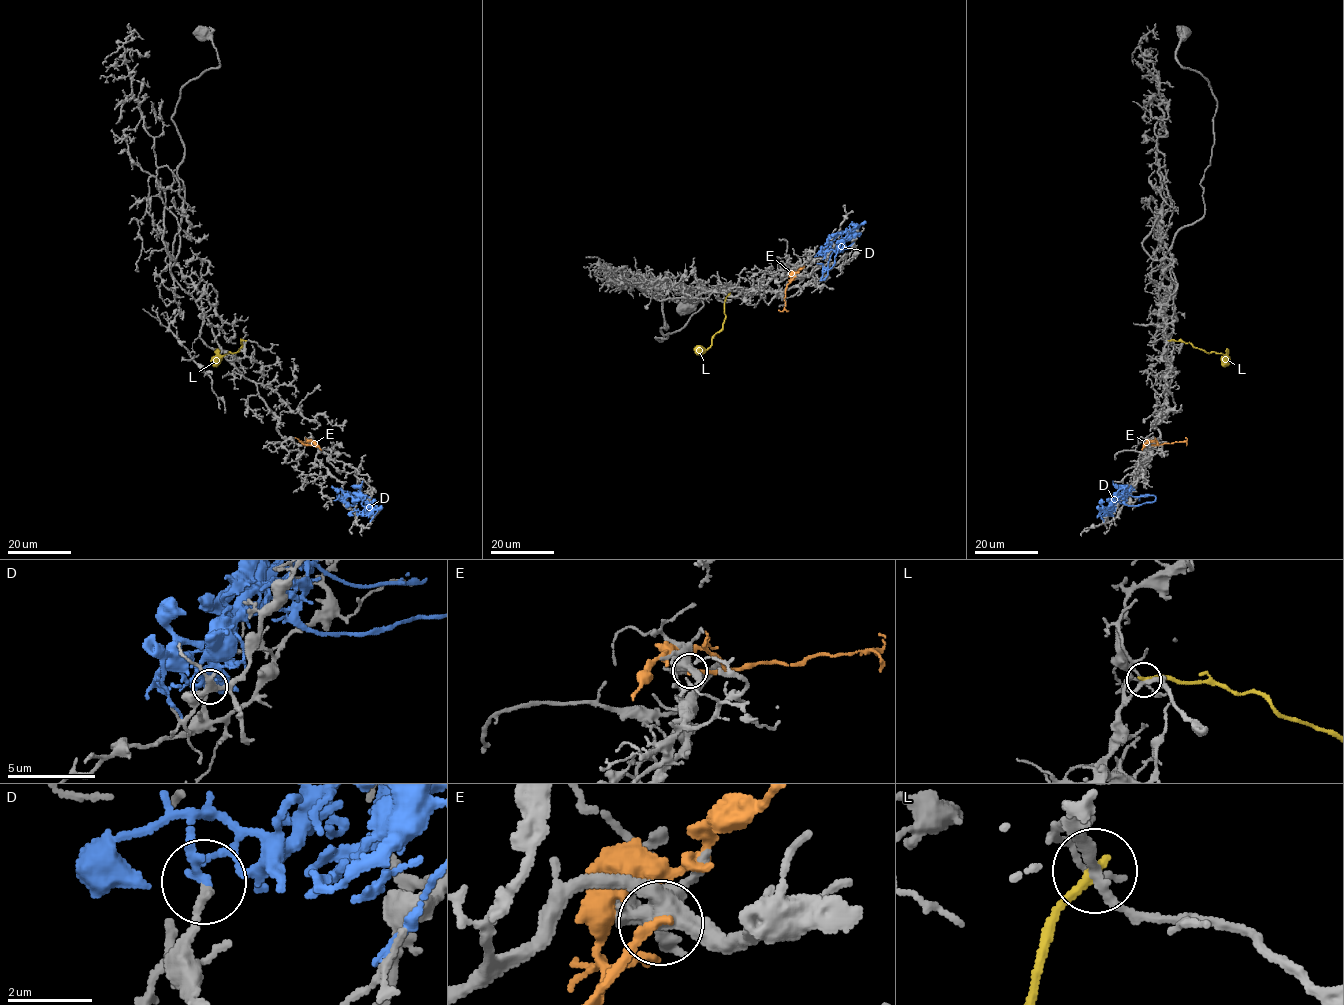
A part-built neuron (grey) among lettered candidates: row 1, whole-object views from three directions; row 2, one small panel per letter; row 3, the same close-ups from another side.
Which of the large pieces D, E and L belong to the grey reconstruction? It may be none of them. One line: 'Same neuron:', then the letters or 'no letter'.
Same neuron: no letter

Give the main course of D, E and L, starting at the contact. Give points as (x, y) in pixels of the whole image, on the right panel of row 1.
D: (1109, 515), (1109, 507), (1121, 496), (1124, 497), (1128, 505), (1139, 505), (1155, 499)
E: (1152, 444), (1184, 441), (1185, 437)
L: (1169, 340), (1190, 343), (1210, 353), (1221, 354), (1225, 356), (1225, 364)

